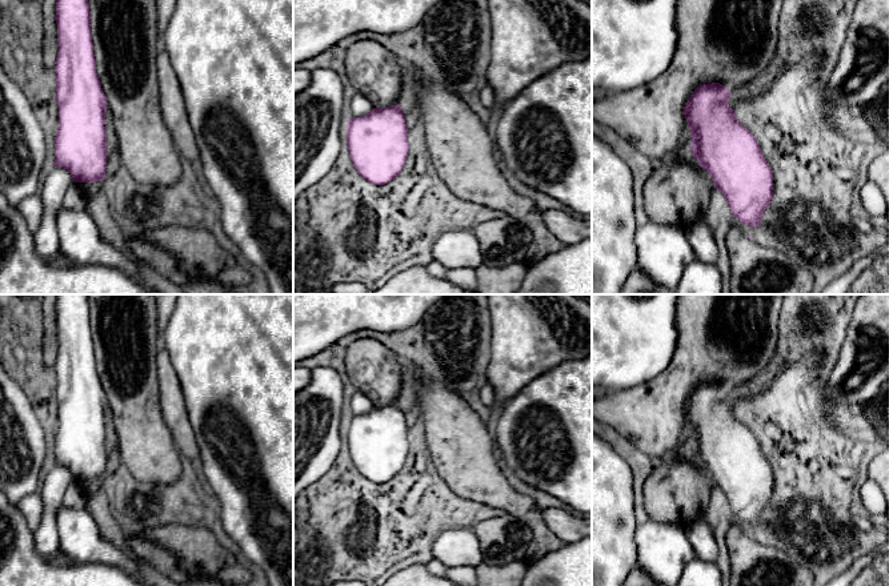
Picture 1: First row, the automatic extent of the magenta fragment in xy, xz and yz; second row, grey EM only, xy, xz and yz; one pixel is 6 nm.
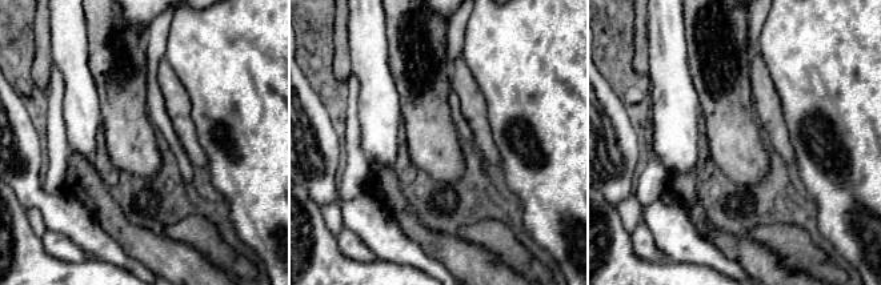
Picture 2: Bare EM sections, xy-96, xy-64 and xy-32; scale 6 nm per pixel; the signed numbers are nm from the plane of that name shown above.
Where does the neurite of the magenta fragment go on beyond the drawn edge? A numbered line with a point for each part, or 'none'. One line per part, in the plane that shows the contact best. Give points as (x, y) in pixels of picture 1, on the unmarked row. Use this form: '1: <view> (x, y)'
none

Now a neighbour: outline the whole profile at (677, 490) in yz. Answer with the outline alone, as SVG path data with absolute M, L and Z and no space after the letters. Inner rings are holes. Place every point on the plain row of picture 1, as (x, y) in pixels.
M676 450L654 462L642 487L649 518L686 529L705 515L716 485L710 473L690 459L692 455Z

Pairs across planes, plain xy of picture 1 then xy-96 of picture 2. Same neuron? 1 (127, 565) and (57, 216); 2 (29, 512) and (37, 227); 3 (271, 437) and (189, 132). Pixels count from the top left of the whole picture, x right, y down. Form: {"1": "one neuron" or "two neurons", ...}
{"1": "one neuron", "2": "one neuron", "3": "two neurons"}

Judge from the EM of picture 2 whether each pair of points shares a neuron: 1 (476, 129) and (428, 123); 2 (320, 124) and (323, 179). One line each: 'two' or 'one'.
1: two
2: one

